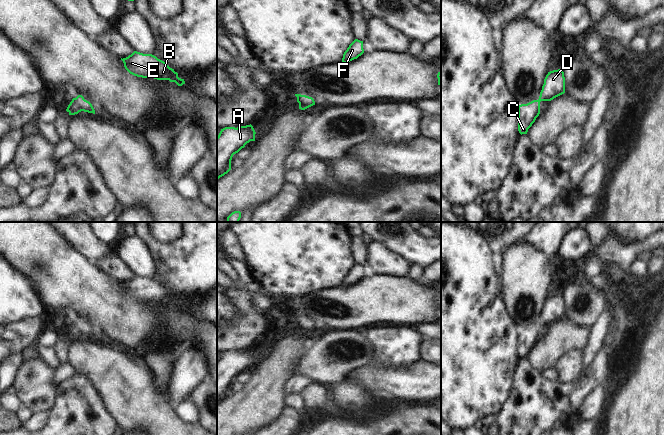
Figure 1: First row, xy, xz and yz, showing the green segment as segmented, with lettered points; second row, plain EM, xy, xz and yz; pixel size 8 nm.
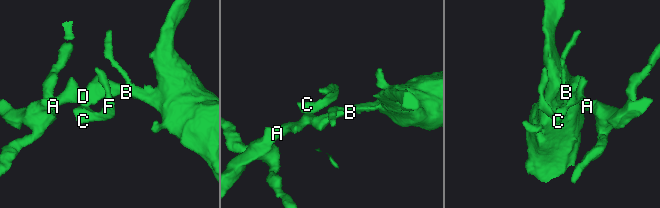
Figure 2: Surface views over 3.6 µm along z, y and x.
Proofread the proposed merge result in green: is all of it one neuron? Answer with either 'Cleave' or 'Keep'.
Keep

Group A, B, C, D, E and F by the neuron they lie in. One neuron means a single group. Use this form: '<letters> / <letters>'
A B C D E F

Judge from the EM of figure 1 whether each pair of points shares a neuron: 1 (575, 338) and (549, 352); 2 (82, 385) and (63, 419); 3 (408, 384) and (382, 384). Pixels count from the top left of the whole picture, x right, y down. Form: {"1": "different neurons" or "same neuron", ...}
{"1": "same neuron", "2": "same neuron", "3": "same neuron"}

